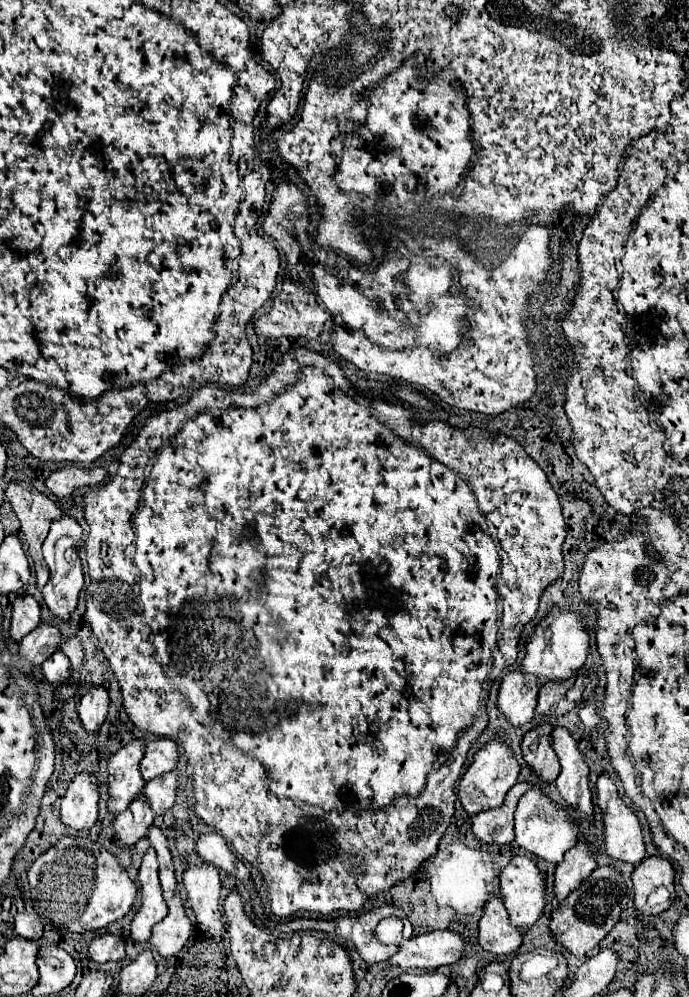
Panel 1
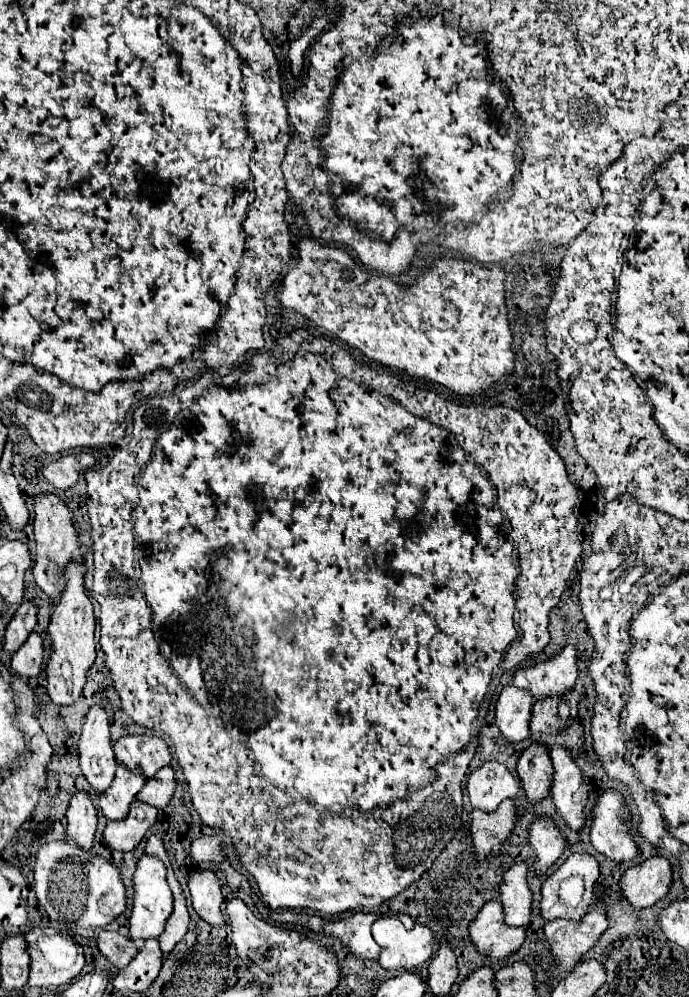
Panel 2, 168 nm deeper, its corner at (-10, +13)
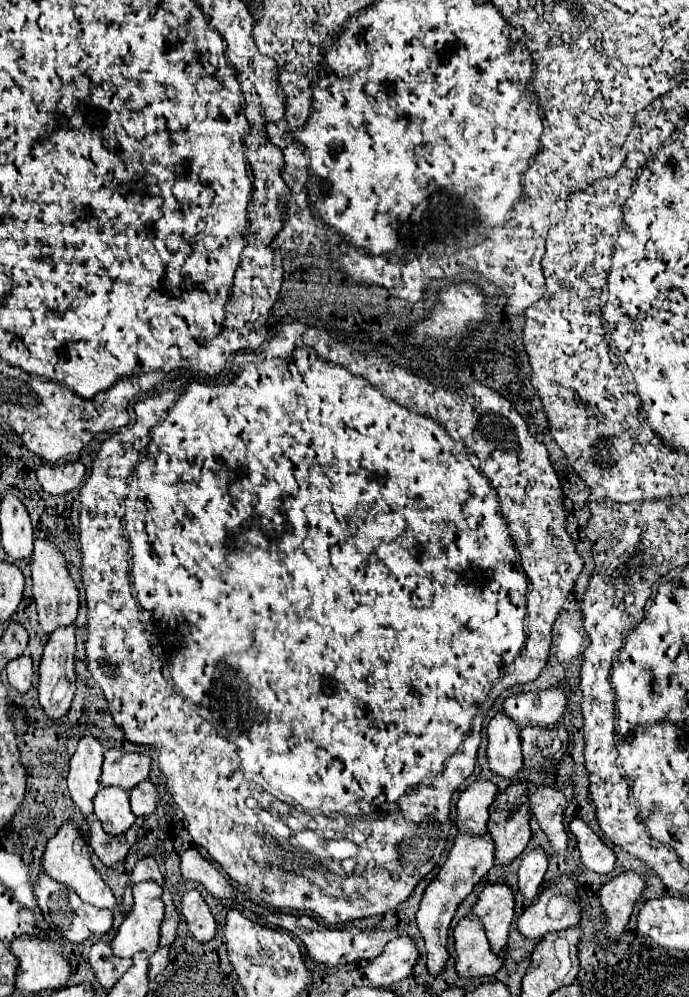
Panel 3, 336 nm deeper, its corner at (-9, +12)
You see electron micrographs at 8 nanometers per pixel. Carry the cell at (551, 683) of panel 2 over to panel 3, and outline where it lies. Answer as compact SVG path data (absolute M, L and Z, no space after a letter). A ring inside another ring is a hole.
M549 687L537 693L515 693L509 695L503 703L503 711L519 723L519 727L527 725L557 725L565 713L567 695L561 687Z

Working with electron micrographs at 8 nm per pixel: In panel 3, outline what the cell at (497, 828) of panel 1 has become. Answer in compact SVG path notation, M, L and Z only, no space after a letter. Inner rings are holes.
M483 833L483 835L457 835L455 845L449 851L449 857L445 865L441 867L439 875L431 881L431 885L425 889L425 895L421 899L421 907L417 911L417 927L425 939L427 947L427 971L429 975L437 977L443 973L449 951L447 951L447 931L449 923L455 915L457 905L473 891L473 887L481 881L481 877L495 865L495 841Z

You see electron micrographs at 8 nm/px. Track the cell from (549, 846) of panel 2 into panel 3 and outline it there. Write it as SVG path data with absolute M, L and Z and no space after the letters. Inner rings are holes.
M537 847L531 853L523 855L519 867L519 889L527 899L533 899L537 895L545 871L547 871L547 853L543 847Z

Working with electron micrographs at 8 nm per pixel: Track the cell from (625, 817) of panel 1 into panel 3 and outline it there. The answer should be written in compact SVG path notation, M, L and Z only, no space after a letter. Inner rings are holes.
M581 817L569 823L571 833L577 837L577 849L581 851L581 861L595 873L611 873L615 865L613 849L591 829Z

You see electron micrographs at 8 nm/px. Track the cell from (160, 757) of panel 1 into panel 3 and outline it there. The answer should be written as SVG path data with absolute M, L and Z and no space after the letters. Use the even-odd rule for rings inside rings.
M123 749L105 751L101 783L117 785L123 789L133 789L145 781L151 773L151 757L145 753L129 753Z

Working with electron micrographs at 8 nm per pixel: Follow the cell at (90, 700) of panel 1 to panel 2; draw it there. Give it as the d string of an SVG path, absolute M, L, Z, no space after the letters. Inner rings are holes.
M92 706L86 716L78 742L78 758L80 770L90 782L92 790L104 792L114 780L116 760L112 758L110 724L100 706Z

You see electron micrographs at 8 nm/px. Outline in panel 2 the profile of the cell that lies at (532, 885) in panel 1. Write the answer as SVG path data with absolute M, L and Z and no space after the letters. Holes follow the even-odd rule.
M518 862L514 864L500 882L498 902L504 910L504 924L506 926L526 926L530 924L532 914L532 892L528 888L528 864Z

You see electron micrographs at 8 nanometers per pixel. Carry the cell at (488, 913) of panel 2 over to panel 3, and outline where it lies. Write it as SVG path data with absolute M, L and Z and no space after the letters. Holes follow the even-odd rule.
M473 915L463 917L453 929L455 951L457 951L457 973L463 977L481 977L497 973L503 963L503 951L495 955L487 943L483 923Z

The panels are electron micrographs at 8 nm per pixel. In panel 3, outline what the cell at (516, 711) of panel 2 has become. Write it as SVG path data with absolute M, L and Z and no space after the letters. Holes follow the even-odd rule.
M497 713L487 725L489 767L501 777L513 777L523 767L519 735L519 727L505 719L503 713Z

